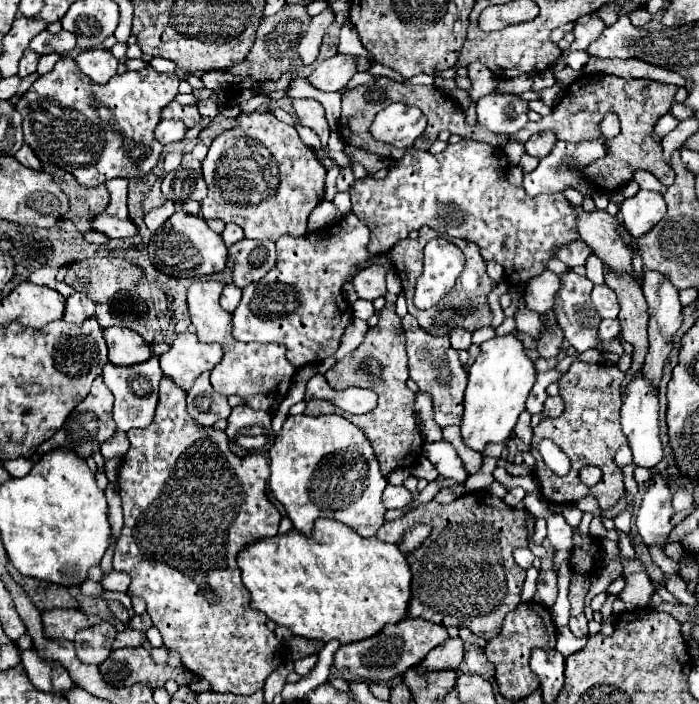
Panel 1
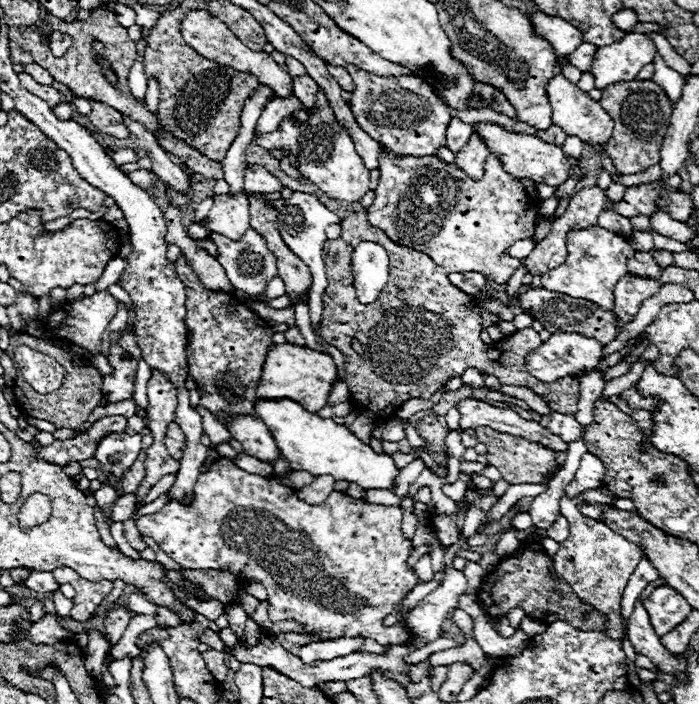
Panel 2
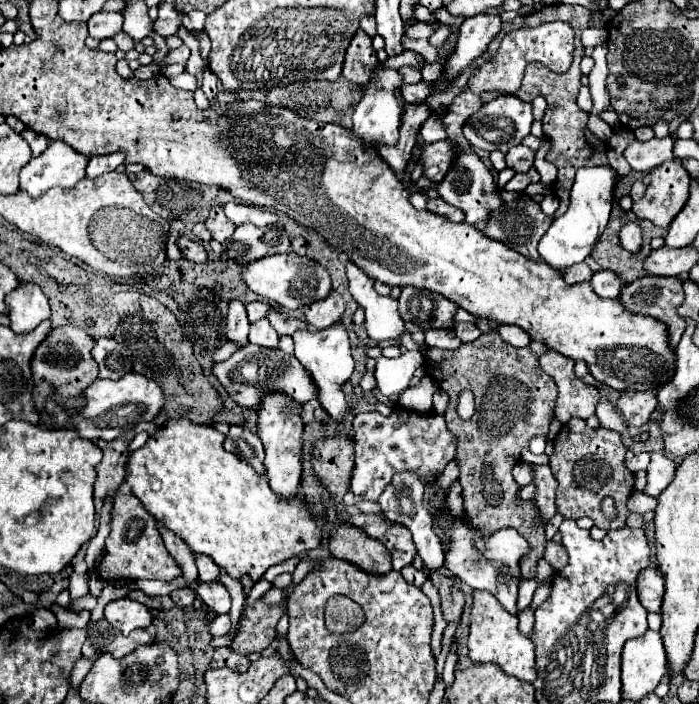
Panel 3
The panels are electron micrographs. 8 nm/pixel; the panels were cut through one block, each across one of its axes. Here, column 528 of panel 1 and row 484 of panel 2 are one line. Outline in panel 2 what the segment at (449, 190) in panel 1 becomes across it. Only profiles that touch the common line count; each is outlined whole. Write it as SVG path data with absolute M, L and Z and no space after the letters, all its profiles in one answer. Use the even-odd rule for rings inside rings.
M220 458L216 462L212 462L210 470L200 474L194 486L194 504L190 508L182 506L180 502L168 502L164 508L160 508L156 514L148 514L142 516L136 522L138 530L142 536L150 536L152 540L158 542L158 546L174 560L178 562L182 568L188 570L220 570L226 568L230 572L234 572L238 576L238 582L262 582L268 590L268 598L270 598L270 618L274 622L278 620L298 620L306 626L308 632L318 632L322 634L324 640L332 640L332 638L350 638L350 636L358 636L362 634L364 638L374 638L378 640L382 646L386 644L400 644L408 638L406 628L402 626L402 622L398 626L392 628L384 628L382 626L382 618L390 612L394 612L398 608L398 602L406 596L406 592L410 588L414 588L418 584L418 578L414 574L414 570L408 570L406 566L406 558L410 556L410 540L406 540L402 536L402 508L400 506L376 506L376 504L368 504L366 500L358 500L352 496L346 496L344 492L332 492L322 504L306 504L302 502L296 492L292 488L286 488L282 484L278 484L274 478L264 478L258 474L248 474L244 470L240 470L232 460L228 458Z

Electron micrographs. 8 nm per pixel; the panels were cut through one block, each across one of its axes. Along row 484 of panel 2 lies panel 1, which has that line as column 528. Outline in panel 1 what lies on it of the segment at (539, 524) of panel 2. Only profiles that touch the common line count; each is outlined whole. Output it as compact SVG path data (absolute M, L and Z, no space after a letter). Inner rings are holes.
M518 548L518 550L514 550L514 560L526 570L526 568L532 566L532 562L534 562L534 554L532 554L528 548Z

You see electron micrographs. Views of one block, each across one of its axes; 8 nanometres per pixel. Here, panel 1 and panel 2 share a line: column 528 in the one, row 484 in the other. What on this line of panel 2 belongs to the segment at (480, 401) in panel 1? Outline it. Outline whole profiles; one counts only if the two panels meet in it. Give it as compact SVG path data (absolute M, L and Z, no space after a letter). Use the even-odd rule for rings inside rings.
M290 398L258 400L254 404L254 416L258 416L268 426L278 450L288 460L292 470L306 470L312 476L332 474L336 480L356 482L364 490L388 490L392 488L392 480L398 476L398 468L388 454L376 454L368 444L362 444L346 426L336 424L332 418L320 418Z

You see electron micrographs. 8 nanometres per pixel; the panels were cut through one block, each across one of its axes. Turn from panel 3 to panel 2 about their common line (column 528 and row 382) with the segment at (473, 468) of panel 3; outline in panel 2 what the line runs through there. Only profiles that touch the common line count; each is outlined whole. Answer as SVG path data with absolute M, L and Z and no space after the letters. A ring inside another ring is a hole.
M352 212L350 216L346 216L342 220L342 236L336 240L326 240L324 264L326 264L328 288L324 292L324 314L322 314L322 322L320 322L320 334L328 344L338 346L338 350L344 354L346 380L350 386L350 394L358 402L356 410L360 414L358 420L350 426L350 430L354 432L354 436L362 438L362 442L370 444L370 430L374 428L374 424L396 416L398 406L402 402L412 400L412 398L430 398L442 382L446 382L452 376L462 376L462 372L466 368L476 368L480 372L492 374L500 380L500 384L528 386L534 392L538 392L548 402L548 406L554 408L554 412L576 414L578 390L580 390L576 378L566 376L562 380L554 380L552 384L544 384L526 372L526 366L524 366L526 354L542 344L542 340L538 338L538 332L534 332L532 328L524 328L524 330L518 330L518 332L516 331L499 341L497 346L486 346L480 340L480 312L478 312L476 304L472 302L472 298L466 292L462 292L460 288L456 288L448 280L448 272L442 266L434 264L432 258L428 258L422 252L408 250L404 246L394 244L382 230L370 226L370 222L366 220L366 212ZM364 240L370 240L370 242L384 246L390 260L388 282L382 288L376 302L372 302L372 304L358 302L354 282L352 282L352 270L350 270L352 250ZM348 338L360 340L366 354L364 356L348 356L348 342L346 342Z

